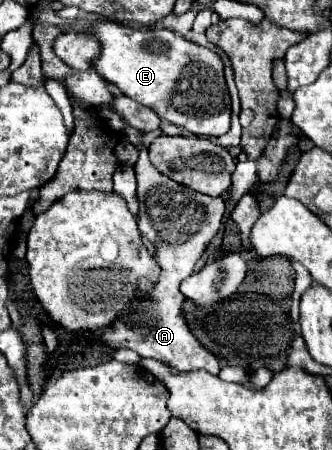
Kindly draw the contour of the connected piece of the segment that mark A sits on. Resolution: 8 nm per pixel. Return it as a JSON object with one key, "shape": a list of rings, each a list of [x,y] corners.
{"shape":[[[156,129],[152,132],[146,132],[142,134],[142,146],[140,147],[140,156],[138,156],[138,162],[134,164],[134,170],[136,170],[136,180],[138,180],[138,202],[140,202],[140,212],[138,212],[138,228],[142,232],[142,236],[146,236],[154,246],[156,246],[156,262],[160,264],[162,268],[162,274],[156,282],[156,286],[152,286],[150,290],[140,290],[138,288],[138,296],[140,300],[136,300],[120,318],[116,318],[116,322],[104,332],[104,342],[108,346],[114,346],[114,348],[130,348],[134,352],[138,352],[142,358],[154,358],[162,364],[166,364],[168,368],[172,370],[178,370],[178,372],[186,372],[186,370],[208,370],[210,374],[218,374],[220,366],[218,366],[218,360],[214,354],[210,354],[208,350],[204,350],[198,340],[194,338],[194,334],[188,330],[186,322],[184,322],[184,316],[182,316],[182,302],[184,302],[184,296],[180,294],[178,286],[184,278],[188,278],[192,272],[194,272],[194,264],[198,262],[198,258],[204,254],[208,242],[216,236],[218,228],[220,228],[220,222],[222,222],[222,216],[224,216],[224,198],[212,198],[212,196],[204,196],[204,194],[198,194],[198,200],[192,196],[184,196],[182,190],[184,186],[172,182],[170,178],[166,178],[164,174],[160,174],[152,162],[148,160],[148,146],[153,140],[160,136],[162,131]]]}

